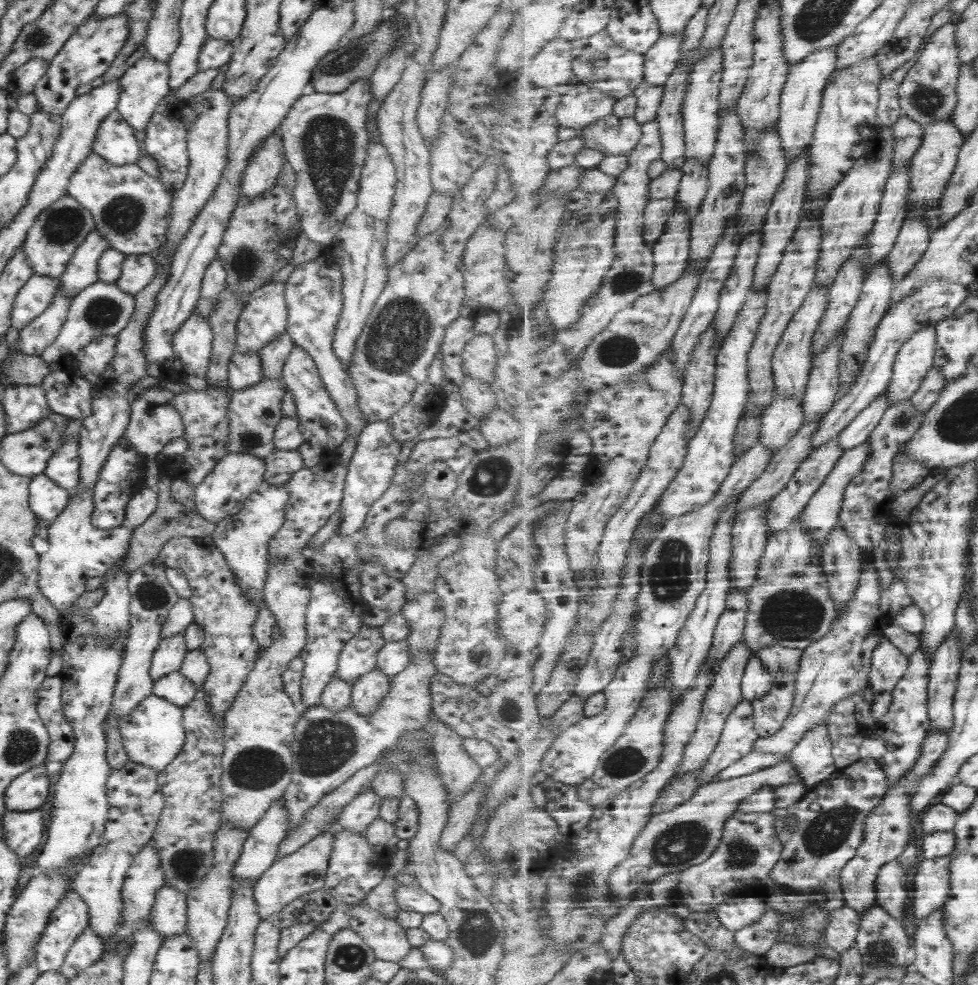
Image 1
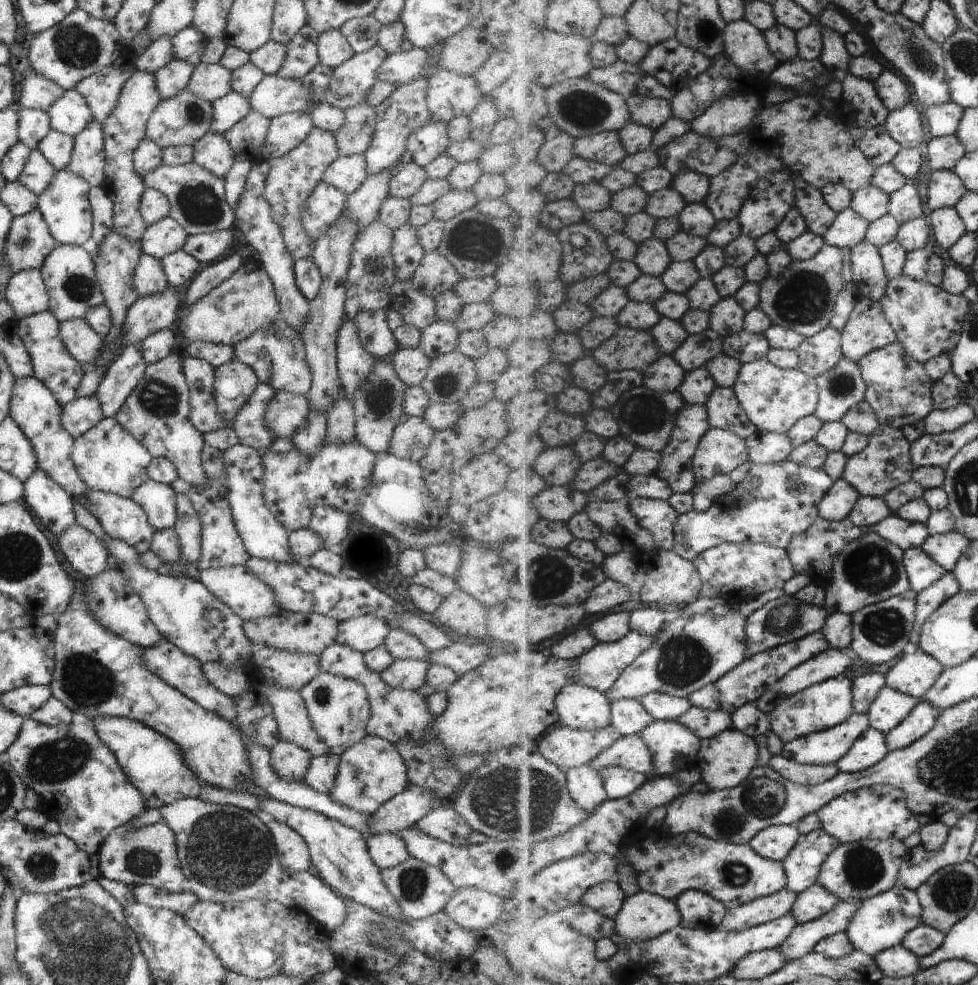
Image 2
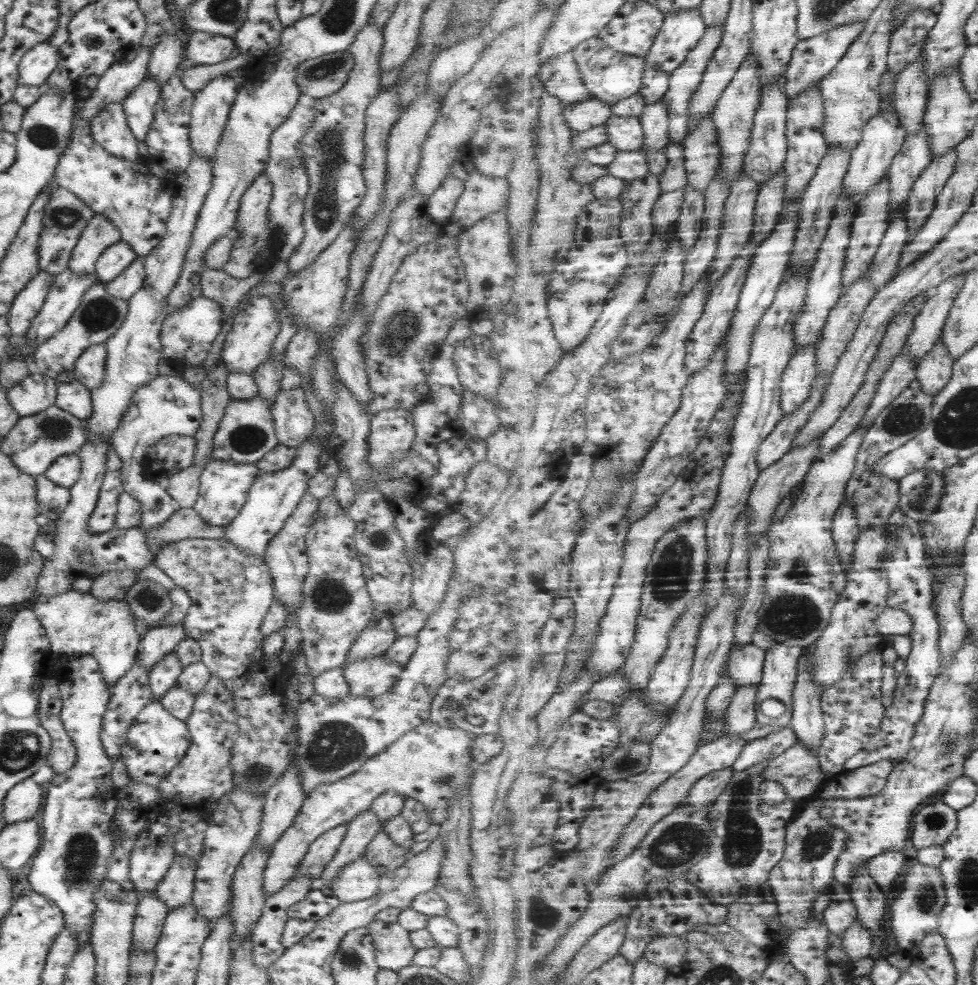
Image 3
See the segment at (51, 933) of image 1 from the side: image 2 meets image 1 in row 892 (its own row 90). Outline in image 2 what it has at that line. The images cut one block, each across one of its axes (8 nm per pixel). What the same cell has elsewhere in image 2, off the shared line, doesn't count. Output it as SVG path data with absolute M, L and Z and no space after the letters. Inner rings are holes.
M67 90L46 111L50 130L73 139L94 121L87 104L75 90Z

